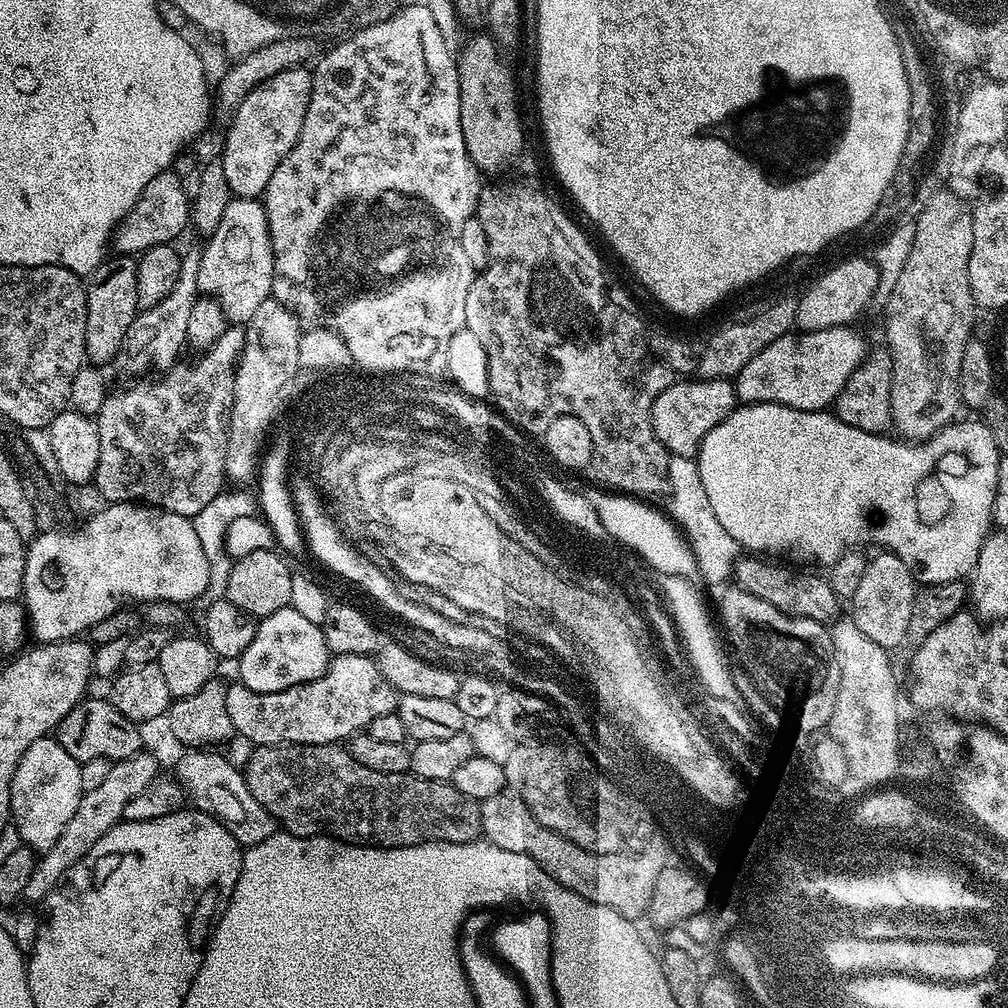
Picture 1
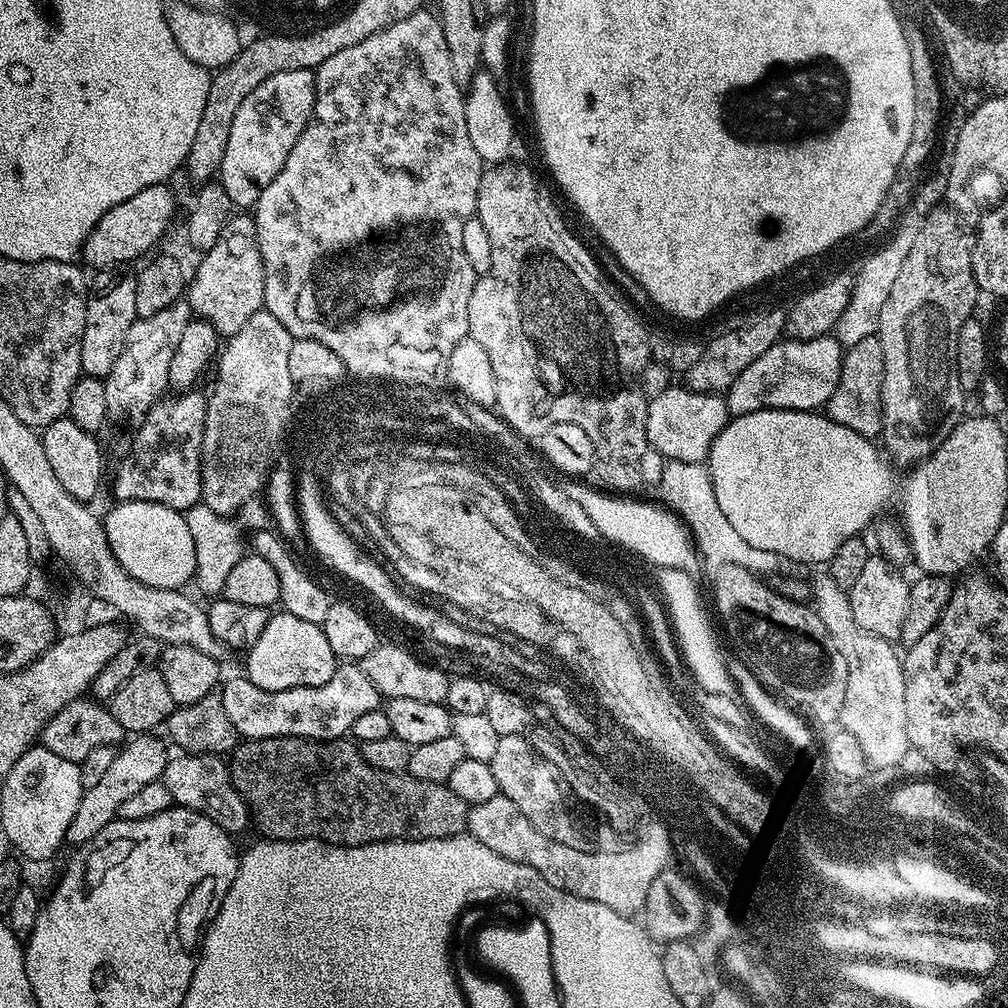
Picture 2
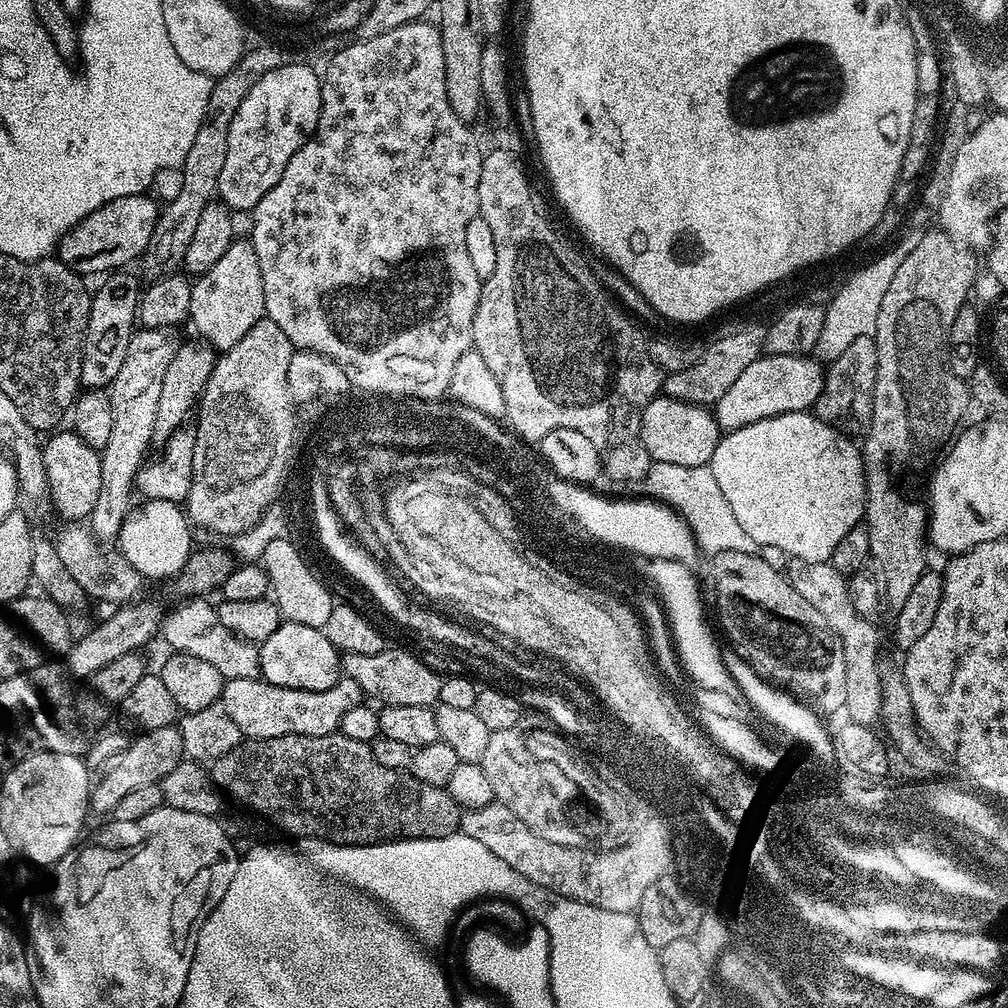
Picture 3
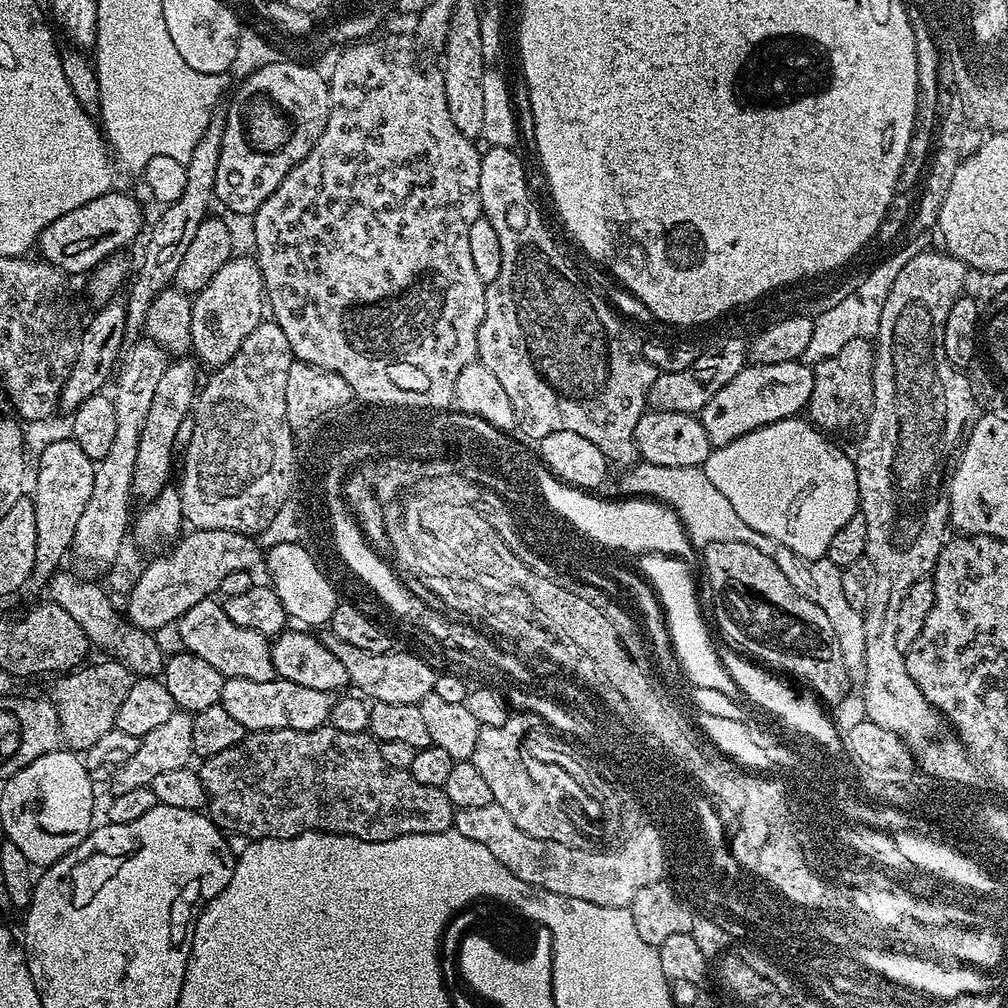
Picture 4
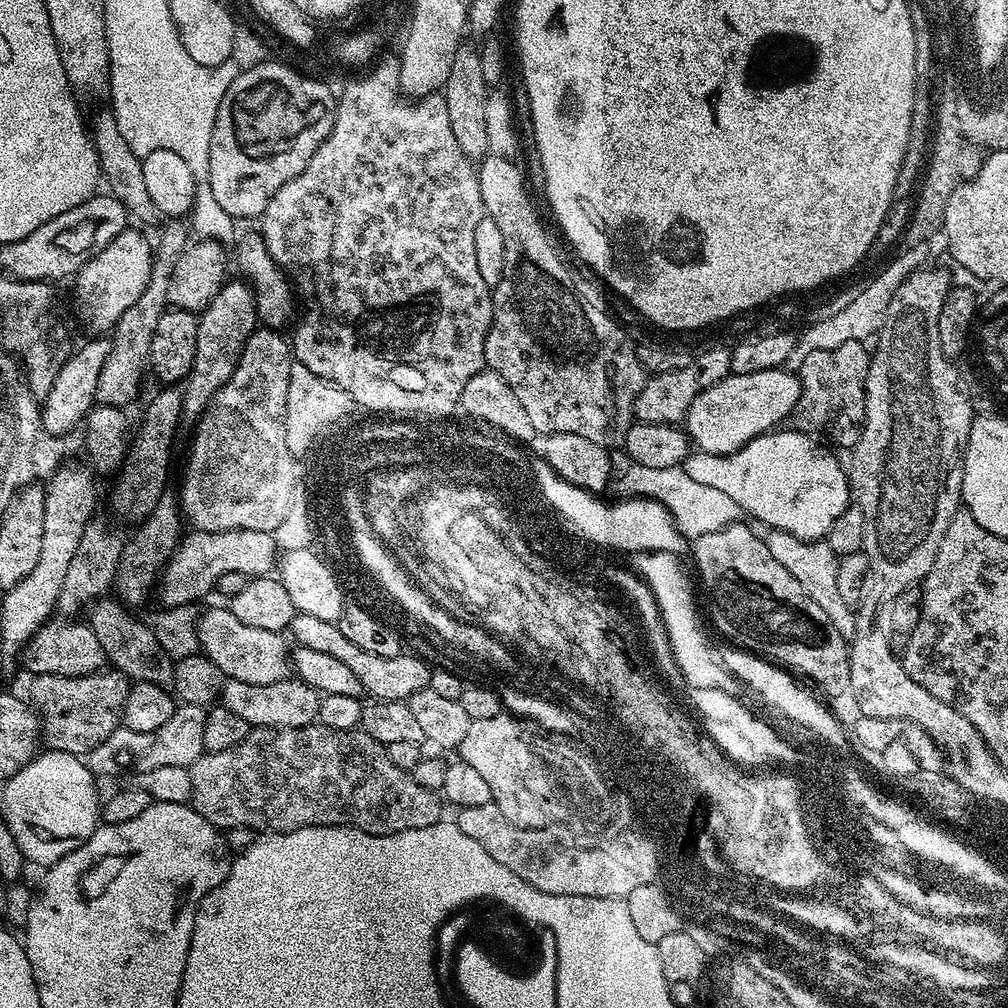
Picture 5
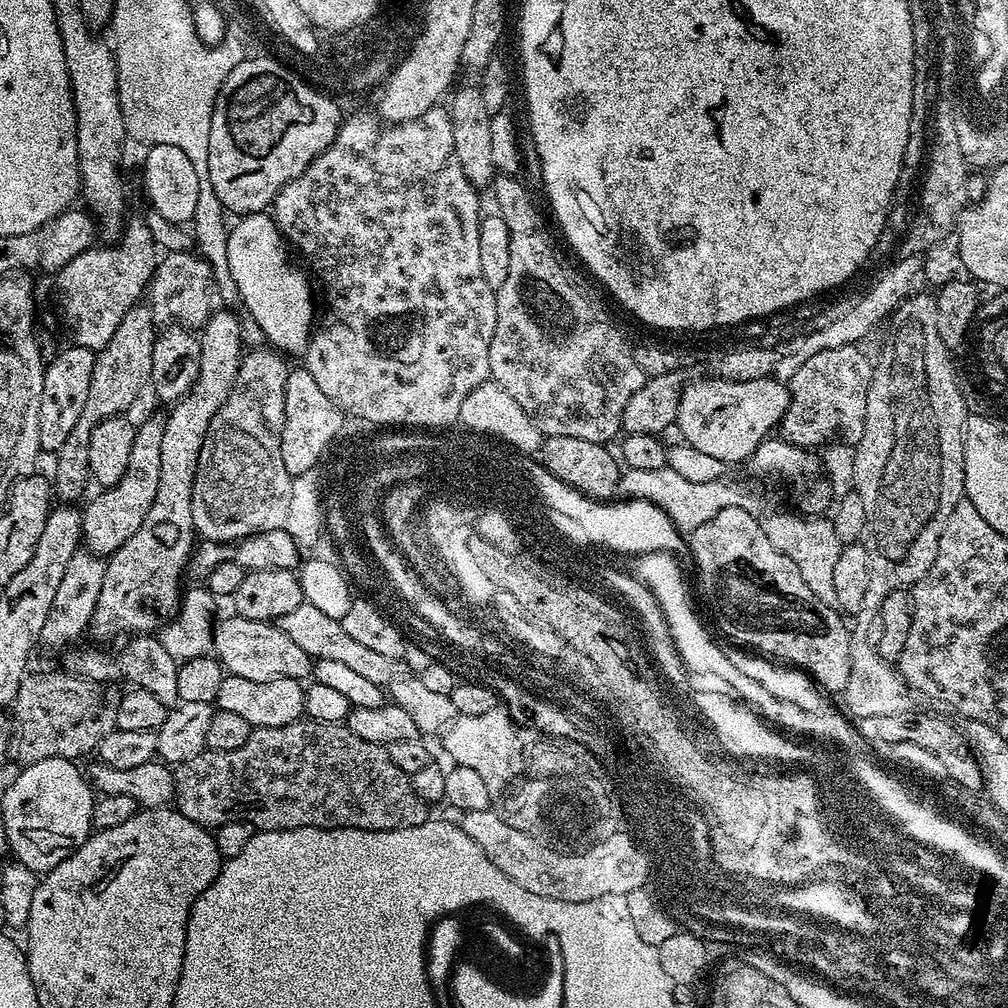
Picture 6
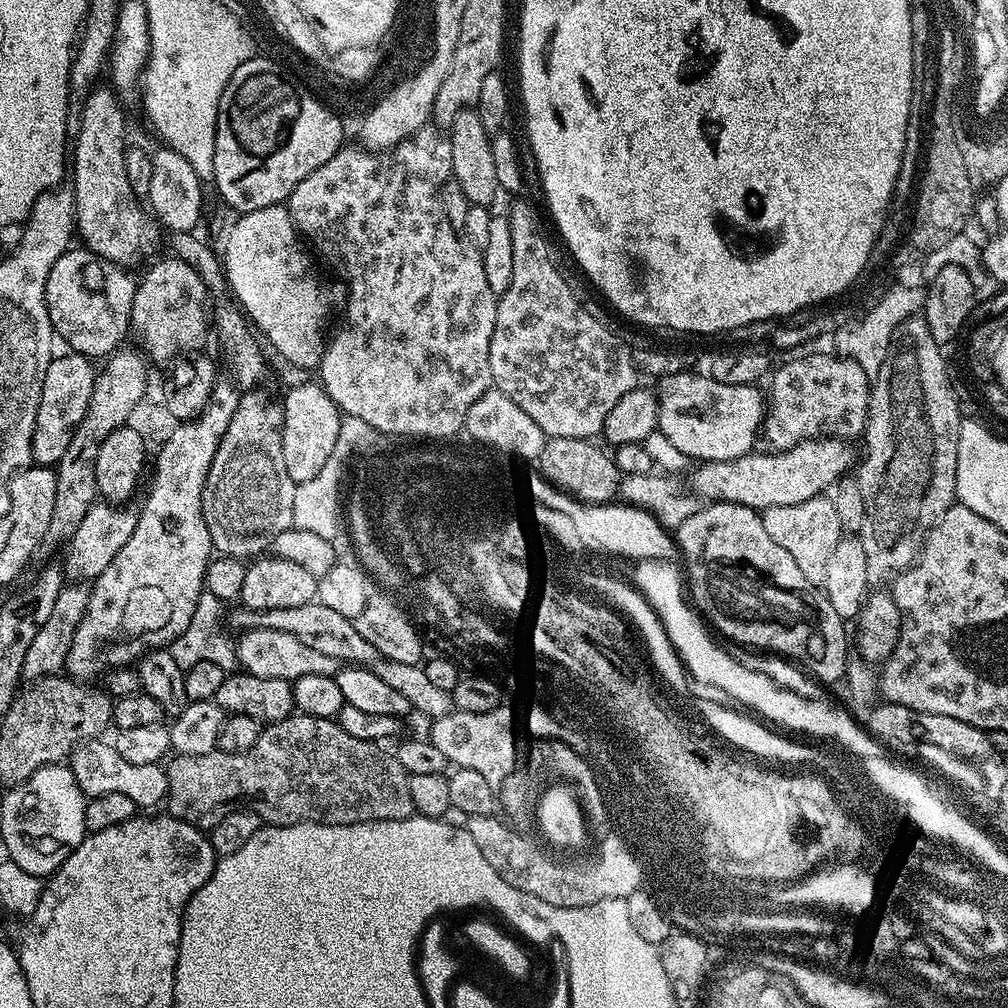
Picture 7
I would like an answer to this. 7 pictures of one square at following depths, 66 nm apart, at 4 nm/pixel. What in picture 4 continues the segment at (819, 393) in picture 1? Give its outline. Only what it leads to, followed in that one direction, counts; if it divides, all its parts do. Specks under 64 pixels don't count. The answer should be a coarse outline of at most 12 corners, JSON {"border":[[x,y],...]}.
{"border":[[749,363],[698,413],[714,446],[808,406],[812,368]]}

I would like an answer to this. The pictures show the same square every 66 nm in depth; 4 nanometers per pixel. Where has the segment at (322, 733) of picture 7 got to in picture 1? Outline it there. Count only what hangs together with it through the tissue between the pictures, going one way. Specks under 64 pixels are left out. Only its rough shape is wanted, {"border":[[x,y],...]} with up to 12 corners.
{"border":[[343,743],[262,744],[244,781],[292,836],[481,839],[450,782],[378,774]]}

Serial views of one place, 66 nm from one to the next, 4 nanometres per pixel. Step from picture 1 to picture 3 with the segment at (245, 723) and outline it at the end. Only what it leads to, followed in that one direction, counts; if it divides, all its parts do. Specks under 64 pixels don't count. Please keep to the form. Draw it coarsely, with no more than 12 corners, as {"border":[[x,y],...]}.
{"border":[[225,680],[219,703],[254,740],[321,736],[362,703],[358,682],[330,690]]}

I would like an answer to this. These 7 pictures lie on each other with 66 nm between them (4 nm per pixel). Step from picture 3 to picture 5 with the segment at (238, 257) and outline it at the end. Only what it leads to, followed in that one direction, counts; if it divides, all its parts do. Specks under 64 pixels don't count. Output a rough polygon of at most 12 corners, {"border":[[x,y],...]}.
{"border":[[229,279],[198,316],[183,385],[199,421],[258,327],[256,294]]}

